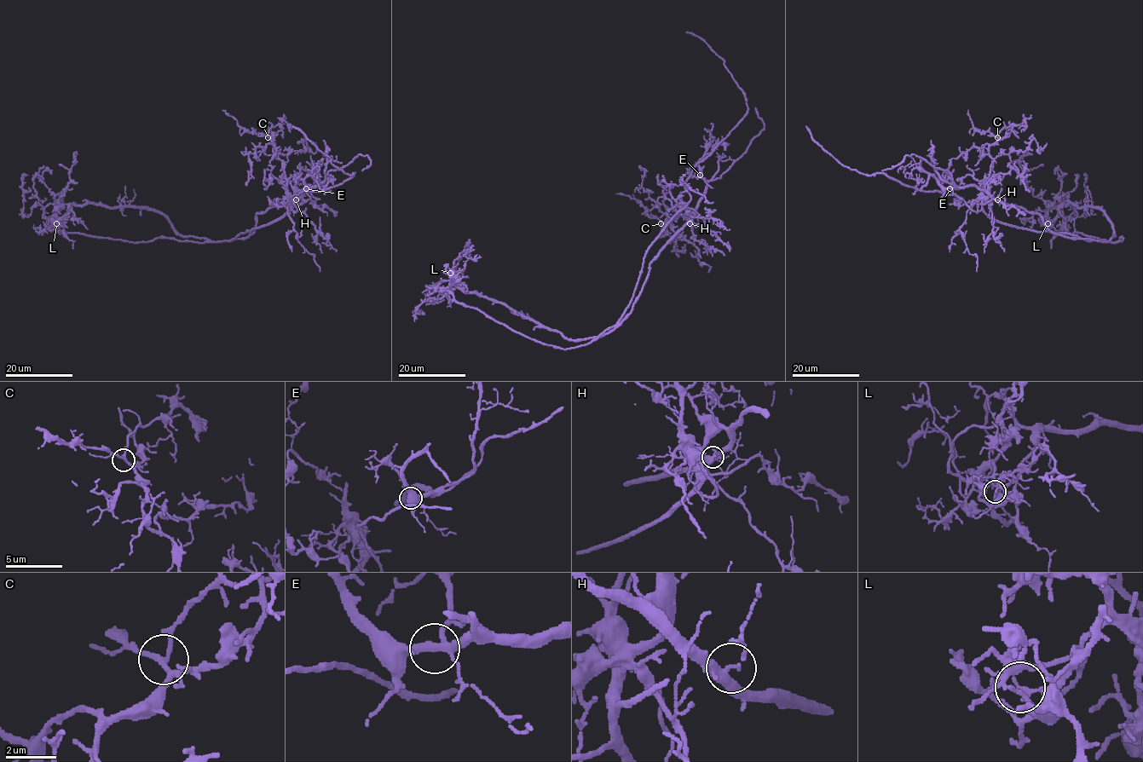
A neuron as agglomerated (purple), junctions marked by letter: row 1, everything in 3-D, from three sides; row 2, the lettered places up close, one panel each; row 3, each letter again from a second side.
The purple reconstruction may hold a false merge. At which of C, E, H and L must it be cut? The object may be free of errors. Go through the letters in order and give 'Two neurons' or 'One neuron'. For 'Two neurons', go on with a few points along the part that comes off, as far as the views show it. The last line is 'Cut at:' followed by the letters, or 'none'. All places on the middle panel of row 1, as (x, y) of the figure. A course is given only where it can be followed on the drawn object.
C: One neuron
E: One neuron
H: One neuron
L: Two neurons. Course of the part to remove: (450, 273), (465, 291), (563, 337), (611, 332), (709, 181), (764, 128), (755, 107)
Cut at: L

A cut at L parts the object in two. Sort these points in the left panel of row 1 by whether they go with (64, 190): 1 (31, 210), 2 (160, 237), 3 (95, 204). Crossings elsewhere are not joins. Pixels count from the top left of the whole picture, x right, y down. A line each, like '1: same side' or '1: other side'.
1: same side
2: same side
3: other side

